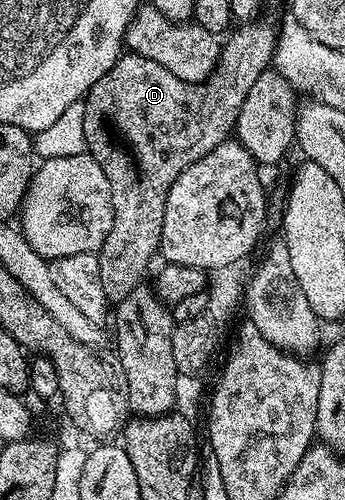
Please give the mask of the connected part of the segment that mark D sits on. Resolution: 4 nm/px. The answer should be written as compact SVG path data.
M252 20L234 32L227 37L226 51L217 62L216 69L203 84L191 84L170 74L166 66L154 62L149 56L124 54L83 97L85 149L87 155L92 156L102 168L112 203L112 225L98 253L100 277L109 301L123 300L139 283L138 274L142 266L152 255L157 255L166 214L166 198L174 182L190 165L210 154L214 146L233 135L242 102L246 102L246 94L250 94L250 86L254 86L254 82L258 82L260 75L269 71L273 63L278 39L277 25L272 25L268 20Z

